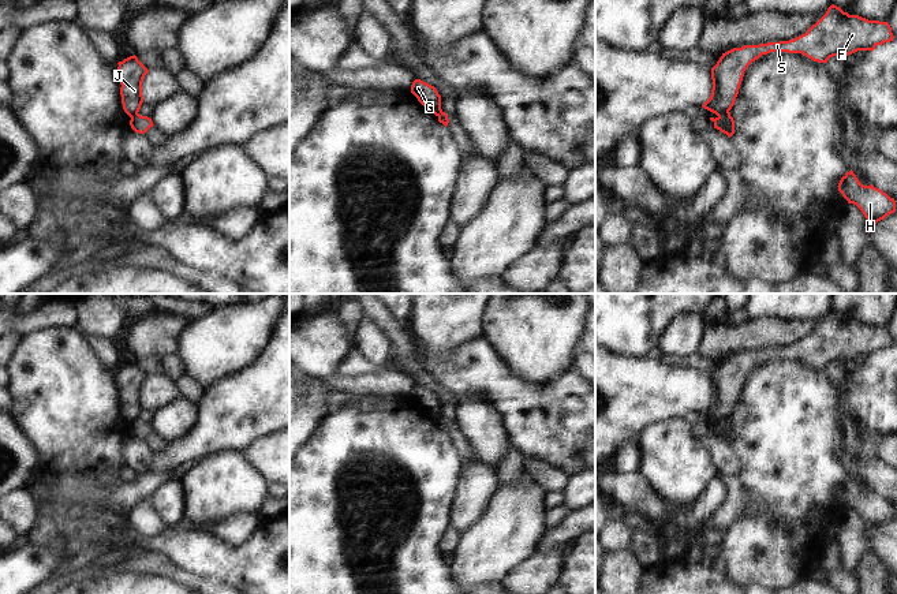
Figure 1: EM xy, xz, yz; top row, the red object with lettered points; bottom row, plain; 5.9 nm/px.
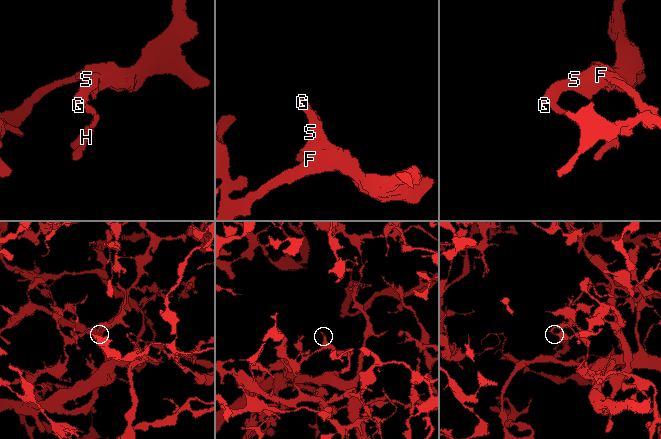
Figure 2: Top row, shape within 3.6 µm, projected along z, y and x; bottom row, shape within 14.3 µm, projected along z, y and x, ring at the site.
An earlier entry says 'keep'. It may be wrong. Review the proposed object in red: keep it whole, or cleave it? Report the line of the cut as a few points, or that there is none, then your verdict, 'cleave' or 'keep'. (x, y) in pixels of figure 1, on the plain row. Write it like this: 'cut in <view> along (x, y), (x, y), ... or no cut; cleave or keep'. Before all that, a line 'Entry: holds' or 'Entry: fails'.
Entry: fails
cut in yz along (728, 417), (722, 418), (714, 428); cleave

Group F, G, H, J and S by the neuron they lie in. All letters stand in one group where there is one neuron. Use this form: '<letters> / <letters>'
F G J S / H

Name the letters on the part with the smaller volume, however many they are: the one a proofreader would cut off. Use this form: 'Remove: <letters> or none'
Remove: H

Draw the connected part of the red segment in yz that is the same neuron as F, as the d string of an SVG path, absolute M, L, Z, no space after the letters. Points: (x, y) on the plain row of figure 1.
M831 310L826 320L804 340L780 348L744 351L733 354L720 363L711 374L713 395L702 411L717 421L729 418L735 411L747 373L770 358L801 359L818 369L827 369L833 362L848 362L857 356L874 356L877 351L893 347L887 328L868 326L849 321Z

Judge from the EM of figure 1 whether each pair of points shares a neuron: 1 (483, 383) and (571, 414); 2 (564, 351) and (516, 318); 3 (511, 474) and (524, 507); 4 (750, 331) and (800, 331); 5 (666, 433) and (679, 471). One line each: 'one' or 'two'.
1: one
2: one
3: two
4: one
5: one

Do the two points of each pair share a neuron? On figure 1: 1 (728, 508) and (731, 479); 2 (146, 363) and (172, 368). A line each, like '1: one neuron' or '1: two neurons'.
1: one neuron
2: one neuron

